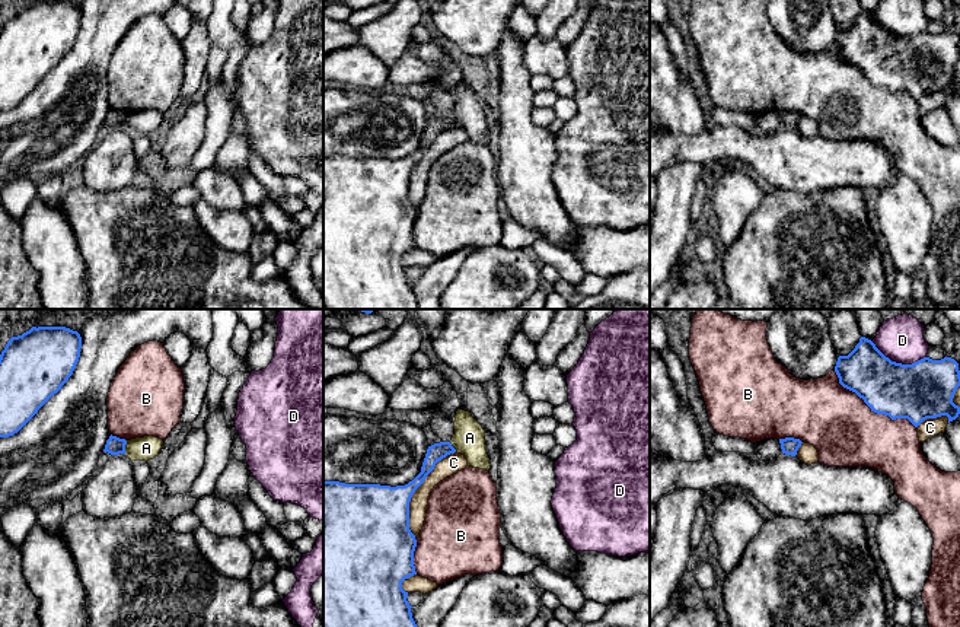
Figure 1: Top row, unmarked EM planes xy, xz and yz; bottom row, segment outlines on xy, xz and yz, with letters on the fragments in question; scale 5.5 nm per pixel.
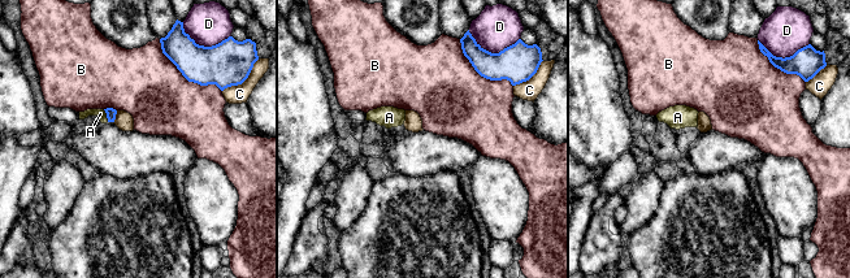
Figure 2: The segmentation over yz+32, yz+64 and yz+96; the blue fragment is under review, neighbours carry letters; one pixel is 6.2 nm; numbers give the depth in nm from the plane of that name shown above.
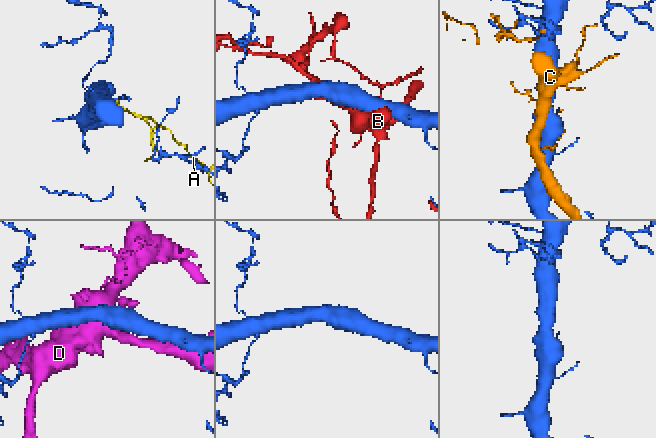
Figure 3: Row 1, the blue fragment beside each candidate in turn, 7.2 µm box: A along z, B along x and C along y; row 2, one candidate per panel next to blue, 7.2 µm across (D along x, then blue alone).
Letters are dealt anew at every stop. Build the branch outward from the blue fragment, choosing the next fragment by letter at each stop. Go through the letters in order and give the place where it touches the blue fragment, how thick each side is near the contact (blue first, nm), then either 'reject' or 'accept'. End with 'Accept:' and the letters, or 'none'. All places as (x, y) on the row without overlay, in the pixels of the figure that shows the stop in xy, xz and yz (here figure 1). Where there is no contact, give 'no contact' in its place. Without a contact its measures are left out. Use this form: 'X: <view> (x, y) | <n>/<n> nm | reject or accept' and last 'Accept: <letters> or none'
A: xy (124, 121) | 100/130 nm | reject
B: yz (871, 82) | 300/380 nm | reject
C: xz (414, 165) | 360/110 nm | reject
D: yz (899, 37) | 320/200 nm | reject
Accept: none

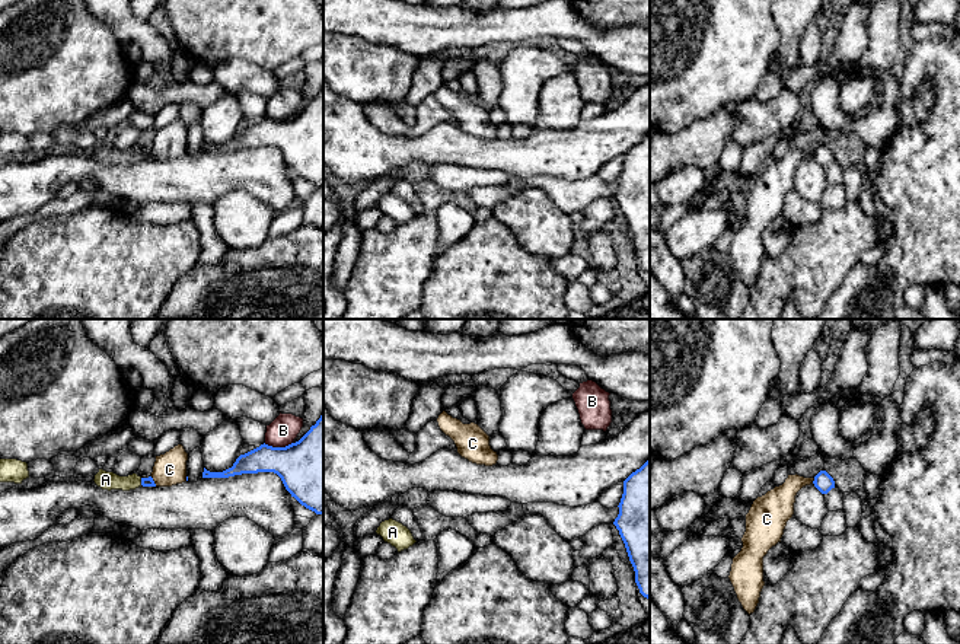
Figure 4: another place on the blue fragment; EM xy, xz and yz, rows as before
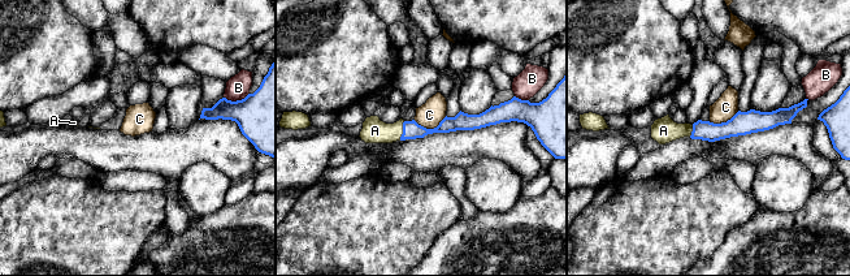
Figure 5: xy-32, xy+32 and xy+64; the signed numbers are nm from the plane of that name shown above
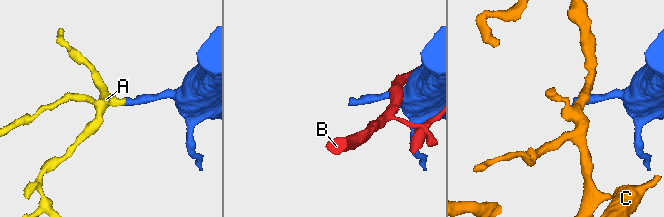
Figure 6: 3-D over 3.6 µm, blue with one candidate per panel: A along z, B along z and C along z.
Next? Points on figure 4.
A: xy (142, 155) | 50/100 nm | accept
B: xy (277, 121) | 380/160 nm | reject
C: yz (813, 155) | 100/190 nm | reject
Accept: A

